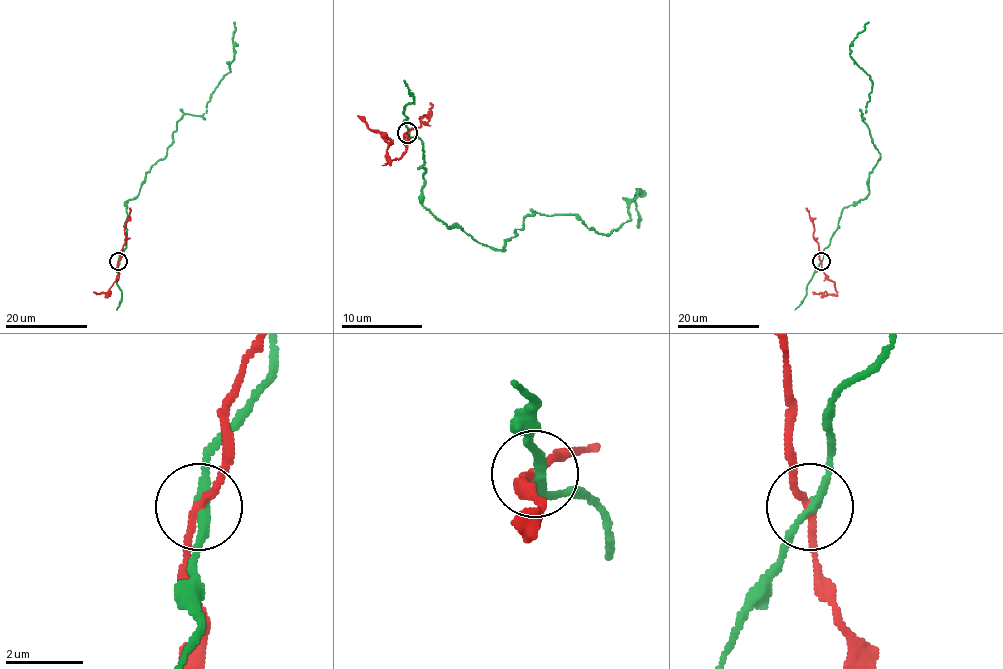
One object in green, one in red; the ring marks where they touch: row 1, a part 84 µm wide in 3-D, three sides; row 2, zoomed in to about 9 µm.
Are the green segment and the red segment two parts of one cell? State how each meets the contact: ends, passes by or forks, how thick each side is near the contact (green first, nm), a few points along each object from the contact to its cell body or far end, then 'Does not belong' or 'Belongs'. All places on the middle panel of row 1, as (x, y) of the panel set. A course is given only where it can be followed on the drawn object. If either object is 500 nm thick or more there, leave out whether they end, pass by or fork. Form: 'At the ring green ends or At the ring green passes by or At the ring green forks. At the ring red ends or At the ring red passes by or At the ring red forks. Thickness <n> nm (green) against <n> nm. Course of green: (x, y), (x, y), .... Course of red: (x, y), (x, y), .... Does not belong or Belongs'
At the ring green passes by. At the ring red passes by. Thickness 240 nm (green) against 180 nm. Course of green: (408, 133), (424, 147), (422, 204), (491, 249), (538, 212), (608, 234), (637, 190), (637, 228). Course of red: (408, 133), (408, 147), (398, 159), (387, 161), (387, 141), (379, 133), (371, 131), (357, 115). Does not belong

